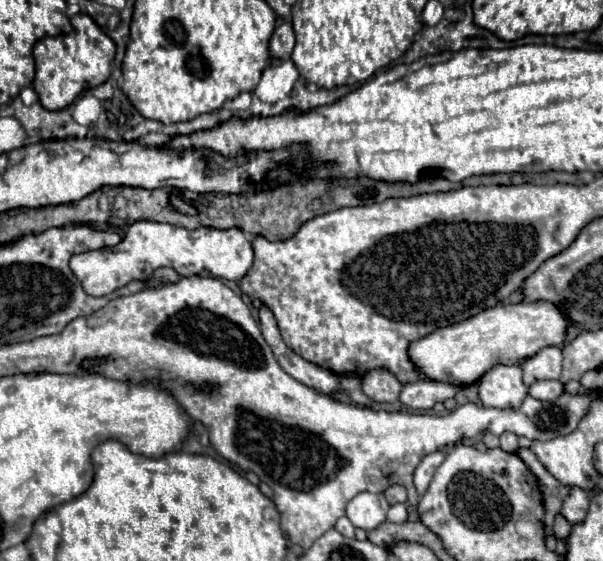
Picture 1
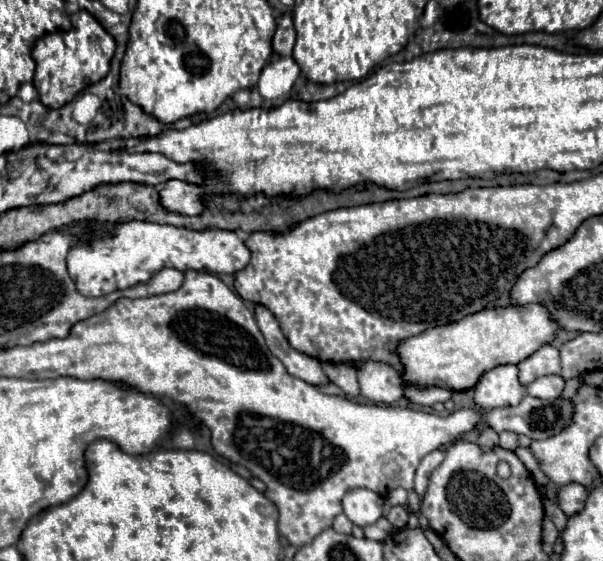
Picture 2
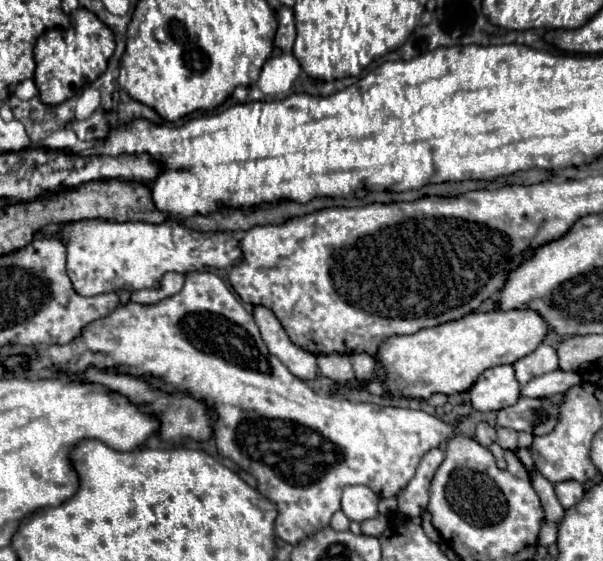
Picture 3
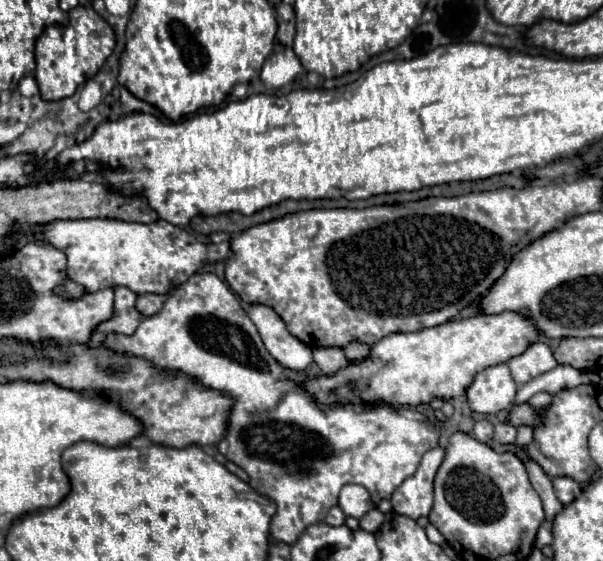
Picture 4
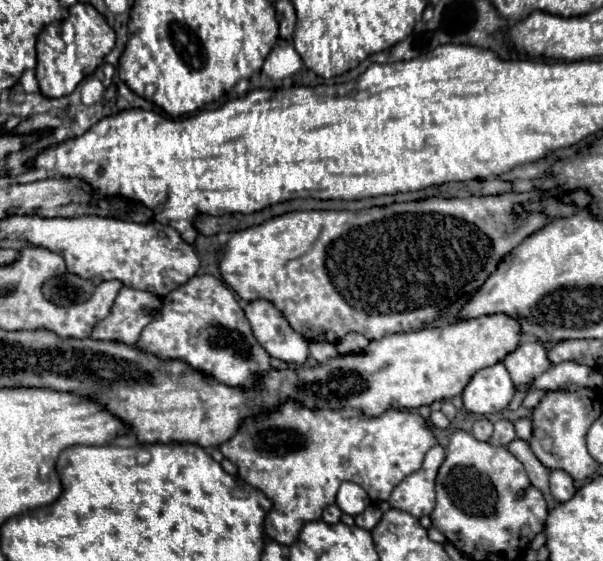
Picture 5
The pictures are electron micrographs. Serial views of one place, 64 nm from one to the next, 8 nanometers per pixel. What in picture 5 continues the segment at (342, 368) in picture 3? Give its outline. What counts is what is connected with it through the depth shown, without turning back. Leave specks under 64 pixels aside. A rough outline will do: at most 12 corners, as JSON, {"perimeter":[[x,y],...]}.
{"perimeter":[[312,342],[310,354],[316,362],[340,356],[334,344]]}

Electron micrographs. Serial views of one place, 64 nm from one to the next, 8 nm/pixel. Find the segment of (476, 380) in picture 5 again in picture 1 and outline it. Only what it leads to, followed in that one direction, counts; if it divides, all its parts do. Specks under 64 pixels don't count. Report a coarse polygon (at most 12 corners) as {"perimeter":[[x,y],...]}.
{"perimeter":[[496,366],[480,380],[480,400],[518,408],[528,396],[520,366]]}

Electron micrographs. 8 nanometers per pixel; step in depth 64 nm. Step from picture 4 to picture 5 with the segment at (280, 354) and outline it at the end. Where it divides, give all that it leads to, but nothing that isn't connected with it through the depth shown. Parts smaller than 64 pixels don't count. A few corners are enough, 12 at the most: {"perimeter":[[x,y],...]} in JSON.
{"perimeter":[[268,300],[244,308],[262,348],[304,364],[308,342]]}

